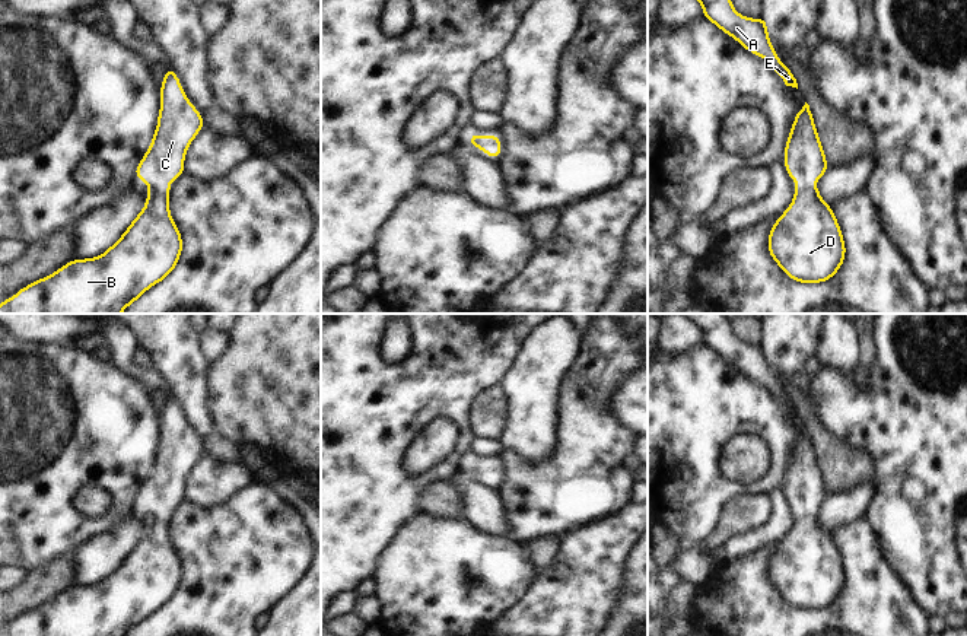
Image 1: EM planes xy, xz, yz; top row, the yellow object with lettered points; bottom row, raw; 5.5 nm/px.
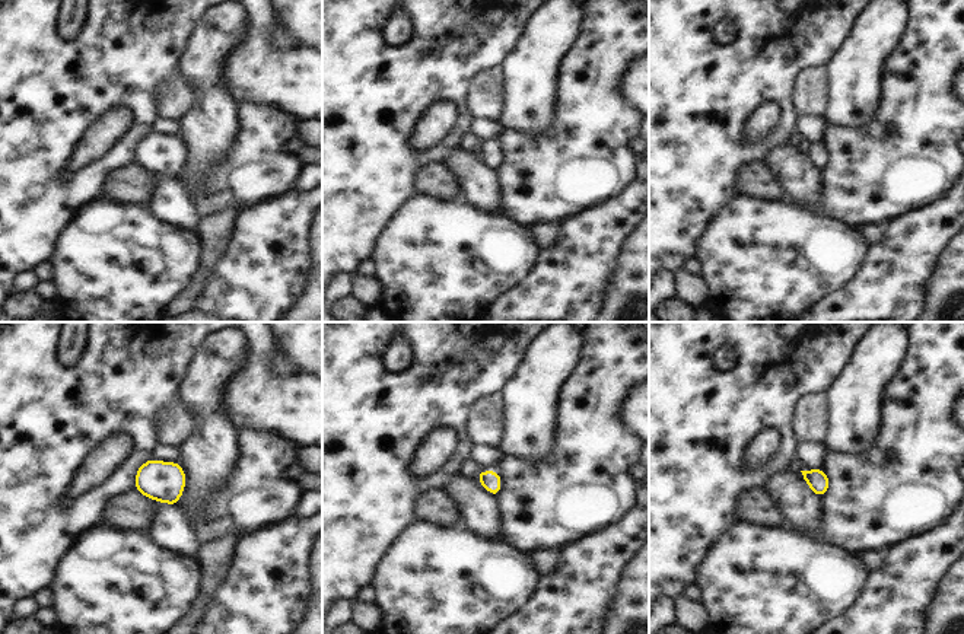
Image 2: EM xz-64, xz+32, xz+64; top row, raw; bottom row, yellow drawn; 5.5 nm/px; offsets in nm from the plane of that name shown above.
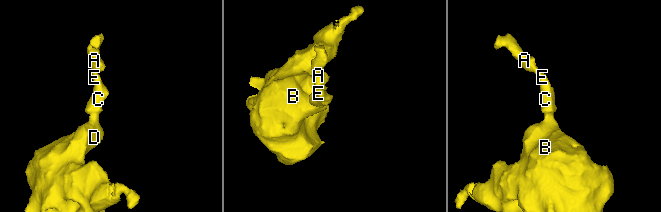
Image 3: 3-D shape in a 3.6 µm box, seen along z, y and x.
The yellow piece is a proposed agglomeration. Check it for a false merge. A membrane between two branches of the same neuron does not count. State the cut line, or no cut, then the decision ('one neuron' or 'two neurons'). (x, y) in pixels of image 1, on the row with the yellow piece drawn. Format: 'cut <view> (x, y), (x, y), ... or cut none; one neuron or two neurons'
cut none; one neuron

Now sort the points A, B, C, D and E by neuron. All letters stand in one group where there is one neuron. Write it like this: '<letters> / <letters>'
A B C D E

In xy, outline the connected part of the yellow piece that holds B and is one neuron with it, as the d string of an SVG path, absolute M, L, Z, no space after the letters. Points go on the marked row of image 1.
M168 67L160 85L158 125L134 169L143 184L152 185L143 210L102 255L70 260L50 277L41 277L0 302L0 314L121 314L147 289L163 282L175 270L182 252L182 236L169 212L169 184L184 175L187 150L203 127L203 115L187 98L176 73Z

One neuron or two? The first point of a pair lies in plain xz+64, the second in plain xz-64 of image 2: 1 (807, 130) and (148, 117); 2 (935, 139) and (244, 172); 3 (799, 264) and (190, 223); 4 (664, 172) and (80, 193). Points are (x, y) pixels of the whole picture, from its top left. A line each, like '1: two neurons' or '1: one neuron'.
1: two neurons
2: one neuron
3: two neurons
4: one neuron

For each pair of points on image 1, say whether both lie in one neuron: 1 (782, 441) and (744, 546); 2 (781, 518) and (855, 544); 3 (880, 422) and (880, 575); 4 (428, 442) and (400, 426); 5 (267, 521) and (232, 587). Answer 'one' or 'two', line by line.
1: two
2: two
3: two
4: two
5: one

